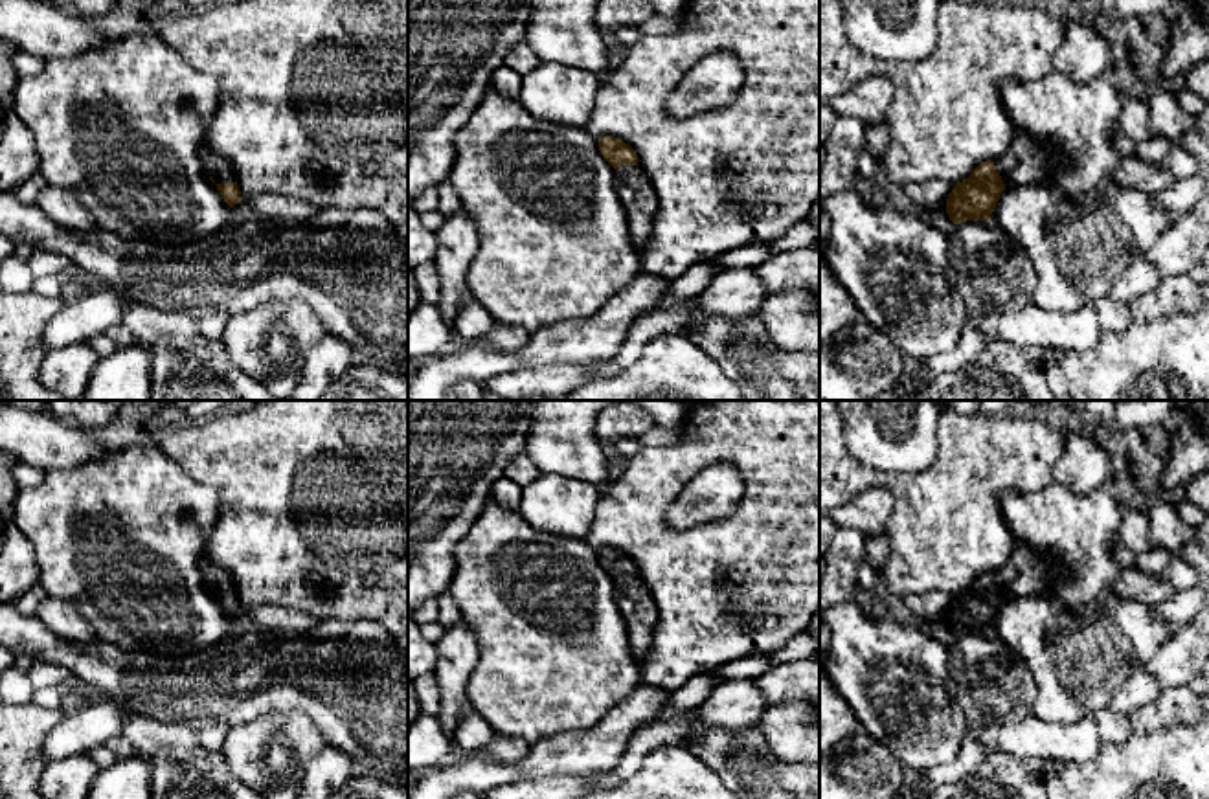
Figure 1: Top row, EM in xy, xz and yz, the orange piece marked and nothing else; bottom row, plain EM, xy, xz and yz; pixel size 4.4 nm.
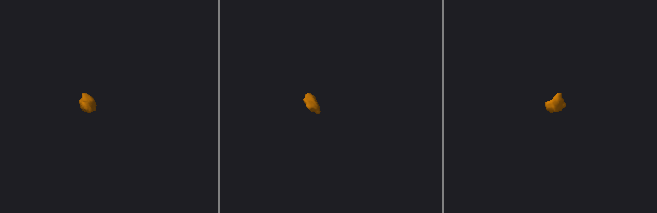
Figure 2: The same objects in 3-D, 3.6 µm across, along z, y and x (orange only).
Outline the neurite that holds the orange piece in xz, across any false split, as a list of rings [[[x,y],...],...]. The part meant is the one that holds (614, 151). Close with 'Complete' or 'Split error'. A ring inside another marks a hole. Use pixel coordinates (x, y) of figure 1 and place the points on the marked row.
[[[604,136],[599,140],[599,151],[619,174],[617,195],[628,219],[630,237],[638,250],[643,252],[650,242],[658,209],[652,184],[638,167],[636,151],[623,140]]]. Split error

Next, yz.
[[[1016,132],[1003,156],[981,162],[968,178],[954,186],[946,213],[954,224],[989,220],[1005,187],[1044,182],[1066,162],[1056,143],[1034,141],[1027,132]]]. Split error

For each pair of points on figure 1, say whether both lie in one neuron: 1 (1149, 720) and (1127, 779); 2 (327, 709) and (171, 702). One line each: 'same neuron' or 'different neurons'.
1: different neurons
2: same neuron

